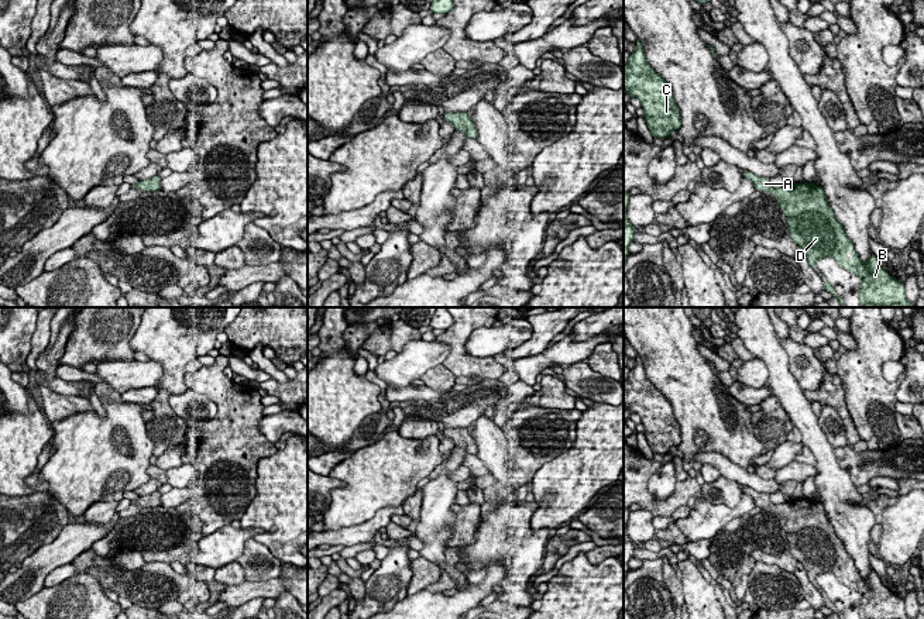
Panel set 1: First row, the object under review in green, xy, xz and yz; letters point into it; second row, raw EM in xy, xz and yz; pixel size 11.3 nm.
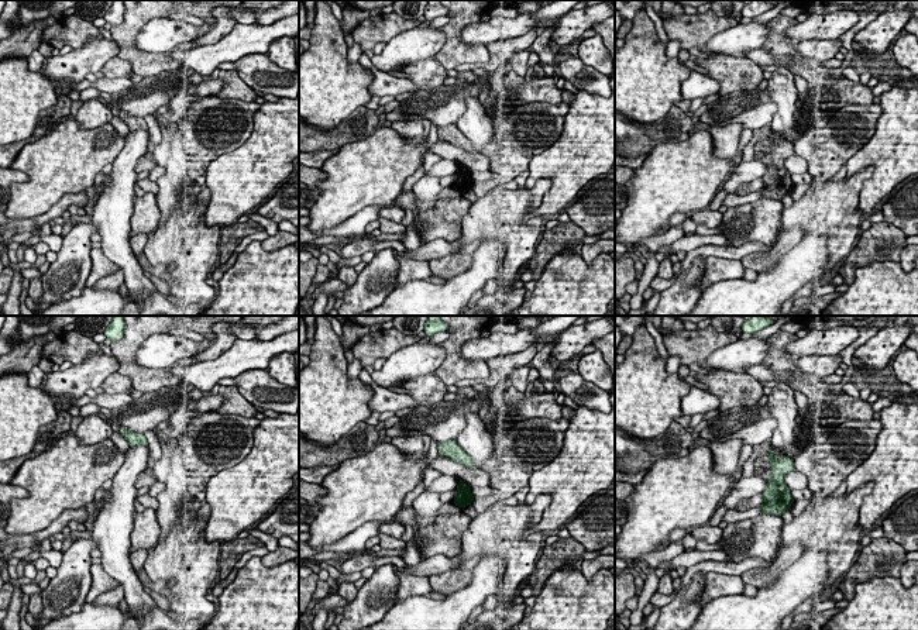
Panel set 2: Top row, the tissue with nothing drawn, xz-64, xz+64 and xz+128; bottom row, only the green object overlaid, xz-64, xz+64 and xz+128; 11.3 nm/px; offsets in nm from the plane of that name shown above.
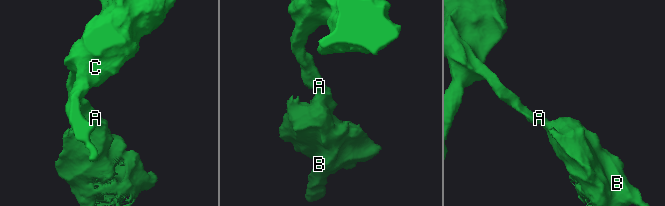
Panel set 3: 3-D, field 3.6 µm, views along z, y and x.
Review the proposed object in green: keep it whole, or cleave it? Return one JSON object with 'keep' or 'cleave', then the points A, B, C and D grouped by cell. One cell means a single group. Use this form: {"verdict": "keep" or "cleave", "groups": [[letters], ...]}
{"verdict": "keep", "groups": [["A", "B", "C", "D"]]}

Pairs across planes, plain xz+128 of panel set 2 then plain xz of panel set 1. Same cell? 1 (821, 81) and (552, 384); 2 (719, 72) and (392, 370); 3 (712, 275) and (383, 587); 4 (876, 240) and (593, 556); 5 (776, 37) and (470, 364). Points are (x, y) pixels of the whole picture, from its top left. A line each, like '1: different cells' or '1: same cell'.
1: same cell
2: different cells
3: different cells
4: different cells
5: same cell

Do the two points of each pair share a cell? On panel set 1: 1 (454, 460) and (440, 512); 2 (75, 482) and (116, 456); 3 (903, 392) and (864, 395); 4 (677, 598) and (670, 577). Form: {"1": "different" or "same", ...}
{"1": "same", "2": "same", "3": "different", "4": "same"}

